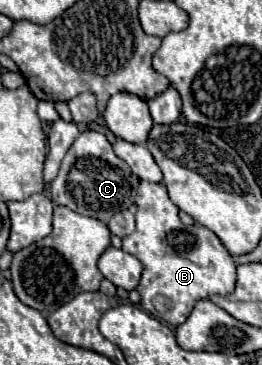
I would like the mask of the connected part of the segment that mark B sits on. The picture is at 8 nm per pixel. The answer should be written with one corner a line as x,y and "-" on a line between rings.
142,180
136,188
134,202
138,206
136,230
122,240
122,250
136,256
144,266
136,290
140,292
140,304
146,312
162,322
178,326
188,318
196,300
212,294
226,296
232,292
236,284
236,264
232,254
212,230
200,224
182,224
178,216
180,210
168,198
162,182
152,184

